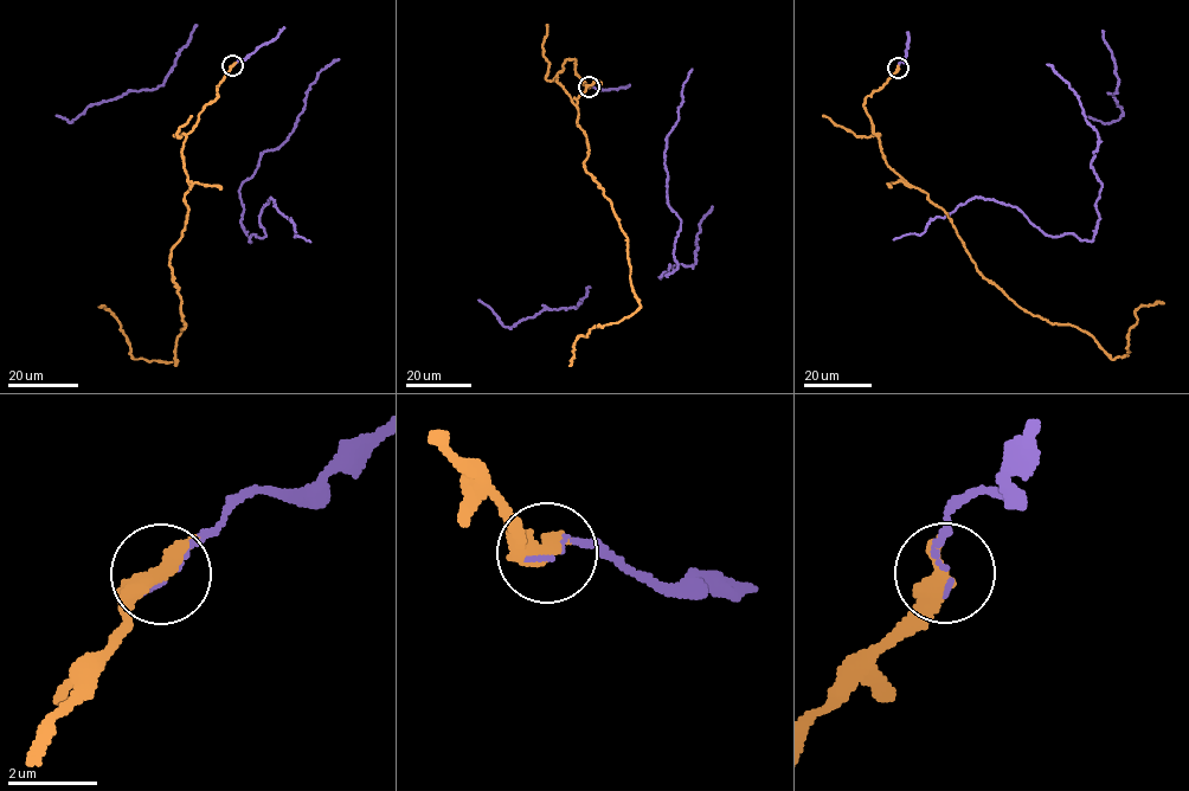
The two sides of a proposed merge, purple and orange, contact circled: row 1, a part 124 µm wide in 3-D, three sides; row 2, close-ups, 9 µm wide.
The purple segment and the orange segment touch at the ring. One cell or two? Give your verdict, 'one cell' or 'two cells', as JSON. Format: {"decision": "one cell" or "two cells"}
{"decision": "one cell"}

